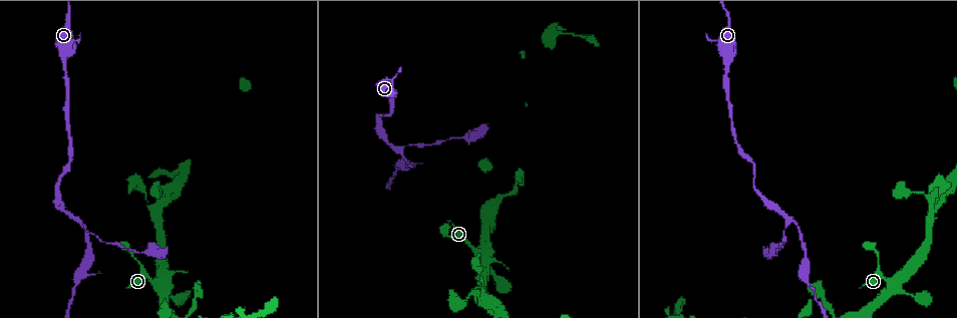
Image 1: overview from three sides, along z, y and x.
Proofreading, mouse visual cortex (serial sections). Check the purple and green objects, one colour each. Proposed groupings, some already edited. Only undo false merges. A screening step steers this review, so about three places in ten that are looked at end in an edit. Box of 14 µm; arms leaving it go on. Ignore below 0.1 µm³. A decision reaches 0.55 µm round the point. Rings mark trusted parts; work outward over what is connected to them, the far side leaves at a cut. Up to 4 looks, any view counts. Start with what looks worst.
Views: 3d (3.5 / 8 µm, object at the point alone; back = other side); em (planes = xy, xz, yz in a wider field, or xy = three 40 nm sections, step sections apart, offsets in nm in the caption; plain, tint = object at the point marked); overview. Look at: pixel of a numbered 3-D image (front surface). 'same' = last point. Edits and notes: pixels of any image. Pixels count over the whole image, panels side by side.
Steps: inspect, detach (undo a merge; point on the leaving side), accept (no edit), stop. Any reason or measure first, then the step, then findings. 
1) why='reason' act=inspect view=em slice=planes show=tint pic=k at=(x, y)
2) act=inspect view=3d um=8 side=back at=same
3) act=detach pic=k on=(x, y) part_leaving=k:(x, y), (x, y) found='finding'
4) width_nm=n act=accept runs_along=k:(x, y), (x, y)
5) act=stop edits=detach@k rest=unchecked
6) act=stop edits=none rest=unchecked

why='three-way junction' act=inspect view=3d um=3.5 pic=1 at=(398, 151)

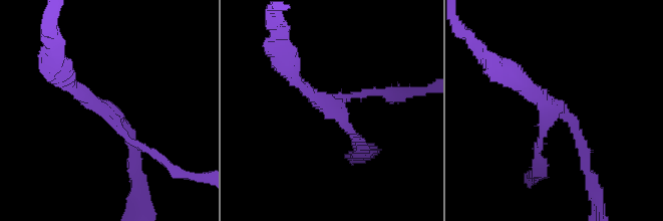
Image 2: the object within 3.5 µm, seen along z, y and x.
why='now the EM' act=inspect view=em slice=xy step=3 show=tint pic=2 at=(100, 107)

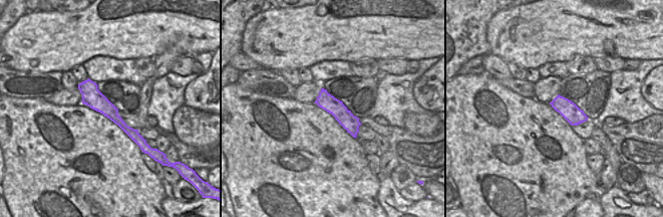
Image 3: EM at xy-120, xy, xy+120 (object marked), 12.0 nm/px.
act=accept runs_along=3:(80, 86), (102, 104), (136, 139) found='one cell here'

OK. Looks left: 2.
why='calibre changes' act=inspect view=3d um=3.5 pic=1 at=(933, 212)

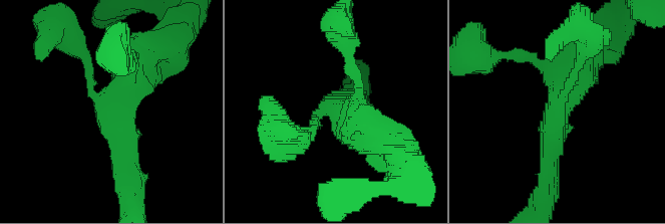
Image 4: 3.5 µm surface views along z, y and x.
act=inspect view=em slice=xy step=5 show=tint pic=4 at=(114, 110)

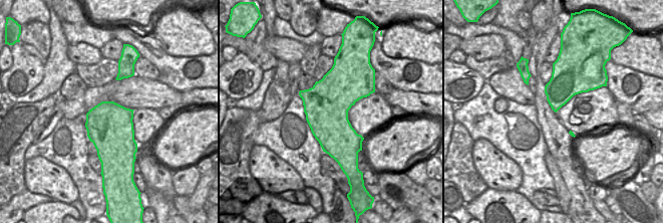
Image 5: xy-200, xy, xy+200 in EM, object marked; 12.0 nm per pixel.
arm_widths_nm=150,250,300,500 act=accept runs_along=4:(549, 175), (554, 117), (580, 54) found='one cell here'

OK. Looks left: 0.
act=stop edits=none rest=unchecked

